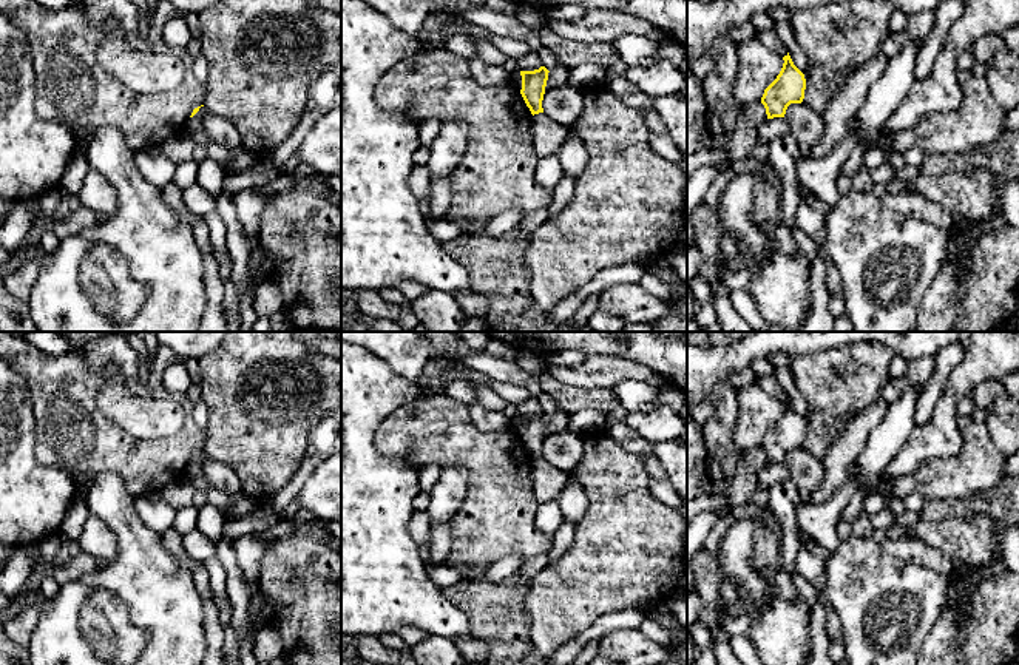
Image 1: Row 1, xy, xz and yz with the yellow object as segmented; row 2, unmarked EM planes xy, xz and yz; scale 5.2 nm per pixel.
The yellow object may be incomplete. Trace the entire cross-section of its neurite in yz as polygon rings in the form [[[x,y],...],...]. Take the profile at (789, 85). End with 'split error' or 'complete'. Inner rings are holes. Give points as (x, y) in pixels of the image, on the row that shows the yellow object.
[[[789,52],[783,57],[784,63],[777,79],[764,89],[761,103],[767,119],[784,117],[790,103],[801,103],[804,99],[806,79],[794,65]]] | complete

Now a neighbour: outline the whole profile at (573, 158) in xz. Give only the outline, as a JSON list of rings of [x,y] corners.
[[[570,133],[568,139],[556,153],[564,171],[567,176],[577,181],[577,177],[584,173],[588,154],[585,145]]]

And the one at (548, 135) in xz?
[[[545,113],[533,116],[533,139],[540,157],[556,154],[568,136],[570,130],[548,117]]]

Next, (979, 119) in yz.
[[[957,69],[957,80],[963,91],[962,105],[922,117],[912,128],[925,156],[963,154],[1005,131],[1007,111],[997,105],[987,79],[973,69]]]

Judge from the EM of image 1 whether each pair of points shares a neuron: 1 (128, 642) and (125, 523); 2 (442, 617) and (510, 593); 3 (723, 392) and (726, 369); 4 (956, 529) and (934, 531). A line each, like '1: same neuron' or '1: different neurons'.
1: same neuron
2: different neurons
3: different neurons
4: same neuron

